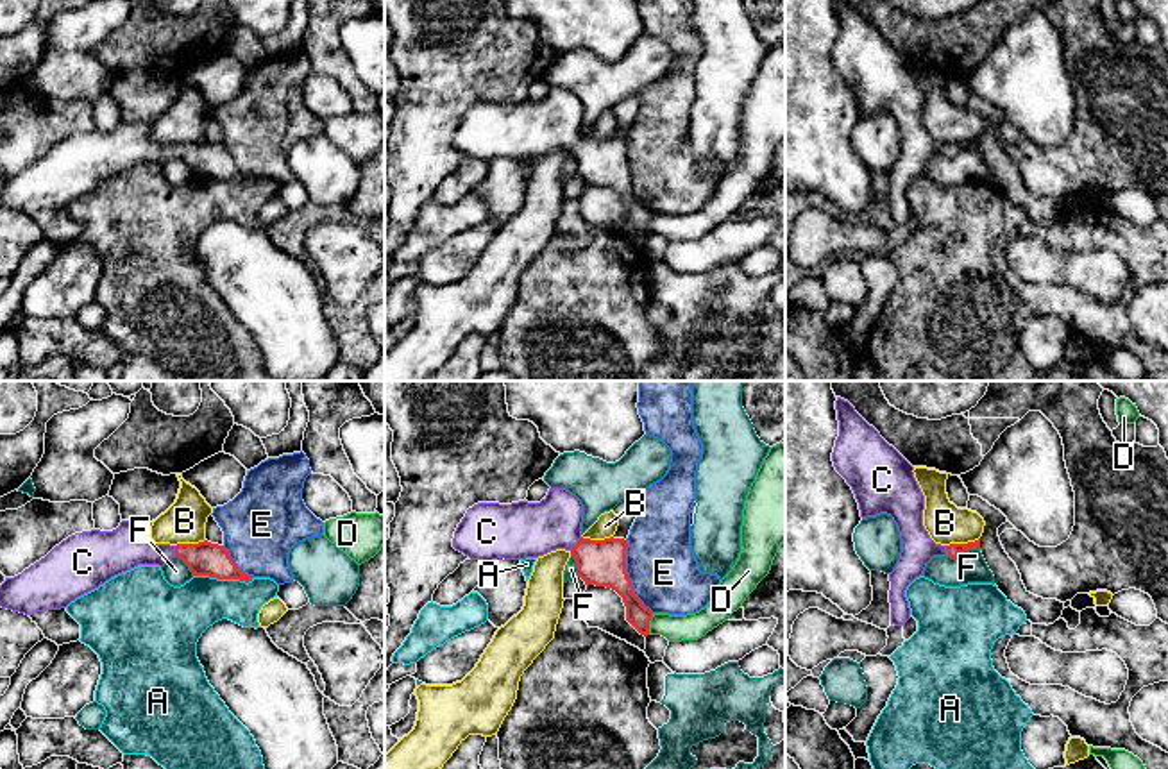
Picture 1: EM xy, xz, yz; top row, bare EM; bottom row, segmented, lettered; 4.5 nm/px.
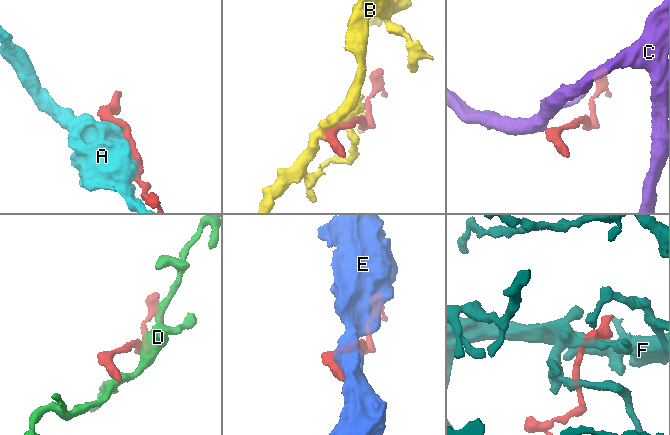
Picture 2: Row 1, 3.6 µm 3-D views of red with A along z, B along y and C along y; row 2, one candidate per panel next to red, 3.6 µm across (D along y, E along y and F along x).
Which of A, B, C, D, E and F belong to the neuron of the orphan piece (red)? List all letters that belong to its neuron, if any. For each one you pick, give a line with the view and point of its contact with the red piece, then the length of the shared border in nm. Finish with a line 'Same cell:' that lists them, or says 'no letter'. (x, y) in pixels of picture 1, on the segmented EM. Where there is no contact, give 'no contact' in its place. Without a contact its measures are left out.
C: xz (576, 544) | 90 nm
Same cell: C

